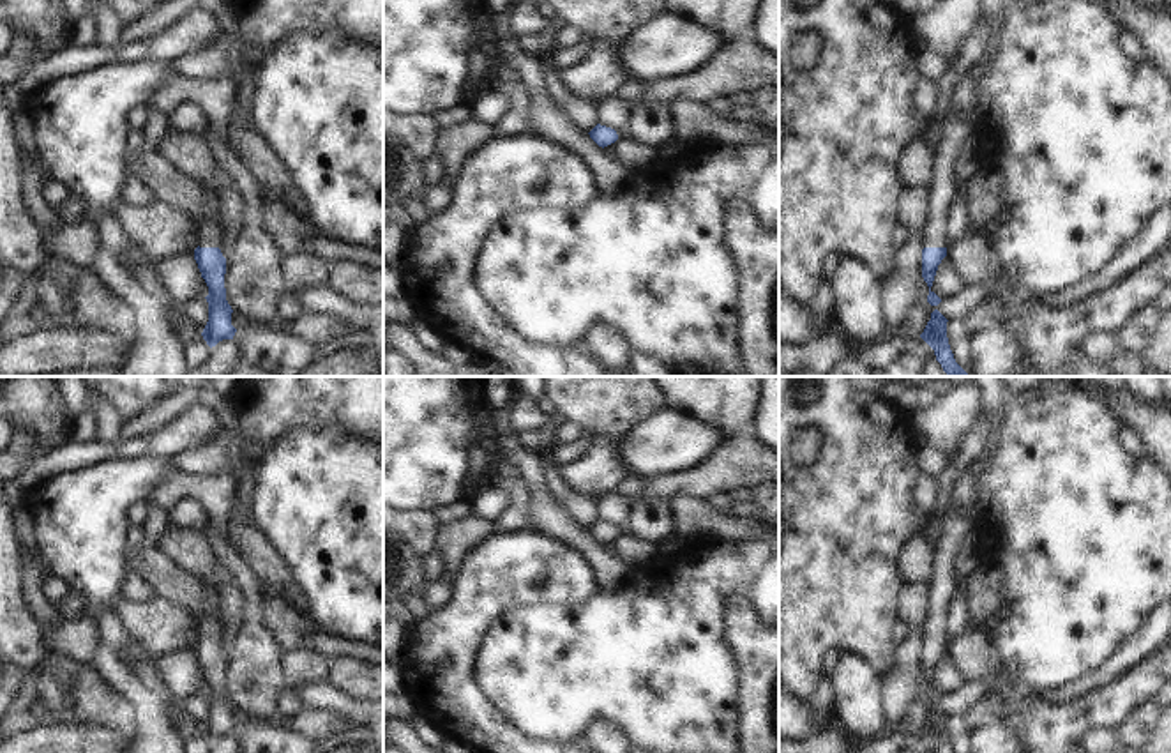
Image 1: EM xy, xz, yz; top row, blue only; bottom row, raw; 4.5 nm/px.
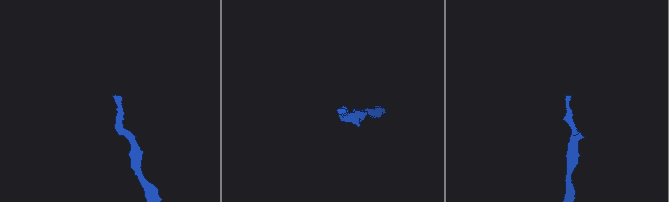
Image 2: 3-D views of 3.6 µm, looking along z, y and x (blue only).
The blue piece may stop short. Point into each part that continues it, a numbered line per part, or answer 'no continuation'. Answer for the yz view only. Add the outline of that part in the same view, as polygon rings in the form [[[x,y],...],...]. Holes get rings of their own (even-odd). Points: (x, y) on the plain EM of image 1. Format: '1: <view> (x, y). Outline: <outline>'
1: yz (961, 509). Outline: [[[971,376],[980,398],[980,415],[991,426],[982,456],[971,461],[971,472],[957,481],[945,518],[945,530],[940,537],[936,557],[933,560],[933,603],[929,619],[922,629],[925,643],[947,643],[947,610],[957,594],[957,574],[954,557],[963,539],[973,527],[977,509],[978,484],[987,468],[987,460],[996,447],[1000,426],[1003,422],[1001,407],[1007,401],[1003,376]]]

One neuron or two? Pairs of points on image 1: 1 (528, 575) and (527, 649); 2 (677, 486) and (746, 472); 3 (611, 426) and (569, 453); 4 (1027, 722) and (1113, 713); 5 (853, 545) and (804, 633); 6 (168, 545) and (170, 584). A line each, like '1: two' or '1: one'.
1: two
2: one
3: two
4: one
5: one
6: two

